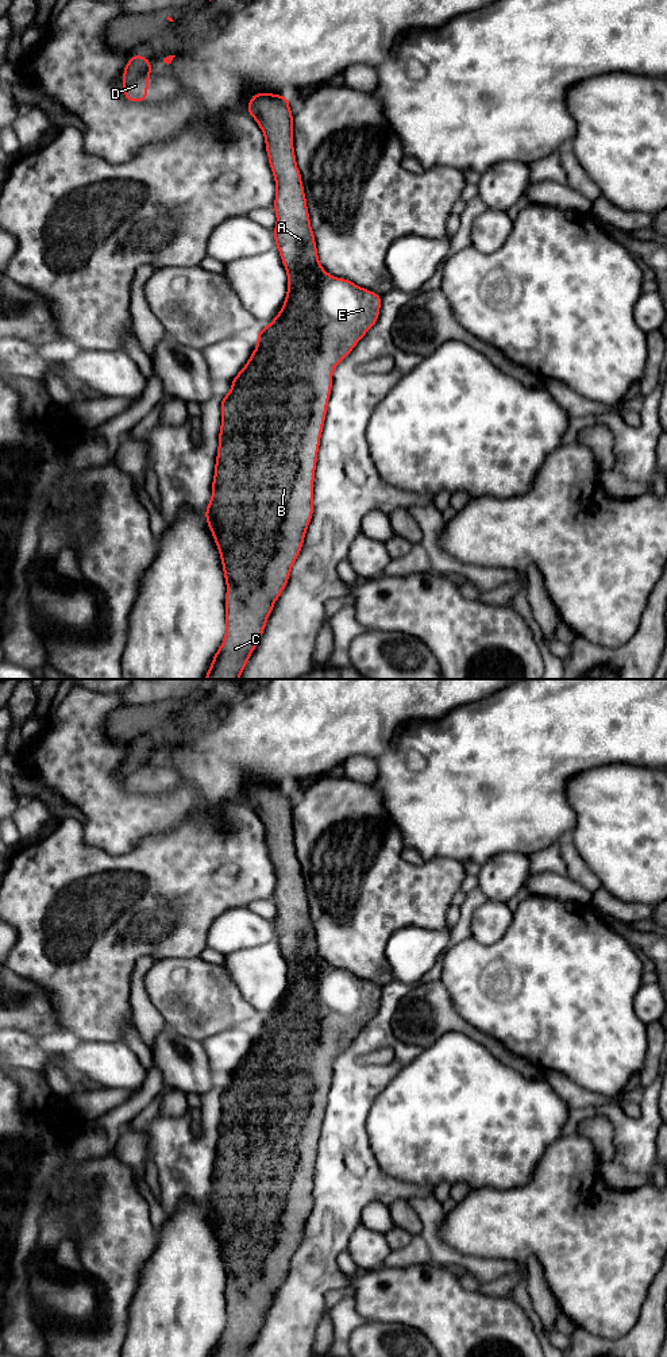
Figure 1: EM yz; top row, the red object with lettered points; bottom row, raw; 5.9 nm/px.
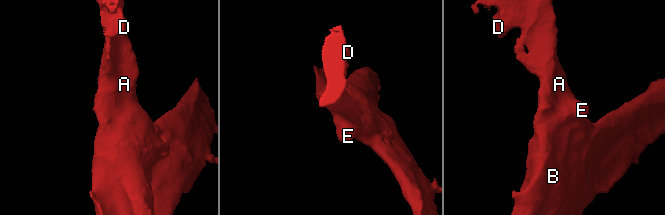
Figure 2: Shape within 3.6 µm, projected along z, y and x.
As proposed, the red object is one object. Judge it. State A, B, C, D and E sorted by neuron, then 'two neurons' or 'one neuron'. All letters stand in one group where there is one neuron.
groups A B C D E; one neuron

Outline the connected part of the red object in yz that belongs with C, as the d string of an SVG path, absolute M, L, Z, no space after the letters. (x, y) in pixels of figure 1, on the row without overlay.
M254 784L247 797L247 805L251 806L258 817L261 818L265 833L266 833L266 844L269 847L269 856L274 866L275 872L275 891L274 891L274 902L277 906L277 915L273 922L275 937L281 945L281 951L284 959L288 965L288 984L285 994L279 1002L279 1005L274 1009L274 1011L262 1019L255 1028L258 1030L258 1037L254 1040L248 1053L244 1059L238 1064L238 1067L231 1072L231 1083L225 1088L220 1088L221 1091L221 1117L219 1125L219 1138L217 1148L215 1154L215 1168L212 1171L212 1188L205 1200L205 1211L208 1219L212 1222L212 1227L217 1237L223 1264L227 1275L225 1284L225 1327L215 1345L211 1357L246 1357L250 1346L254 1343L263 1322L266 1318L266 1312L274 1299L277 1289L281 1287L282 1281L286 1279L289 1272L290 1261L293 1258L294 1252L297 1250L305 1223L313 1207L313 1172L315 1172L315 1160L317 1153L317 1142L320 1138L320 1127L323 1123L323 1117L325 1113L327 1096L331 1087L332 1079L332 1065L334 1060L339 1053L342 1053L356 1037L356 1034L366 1026L366 1023L377 1014L379 1009L379 999L382 994L382 988L371 982L363 980L350 971L336 969L329 967L320 956L316 940L315 926L309 913L309 903L306 898L306 890L304 884L304 876L301 874L301 864L296 856L296 845L293 840L293 805L289 799L289 789L278 787L274 784Z

